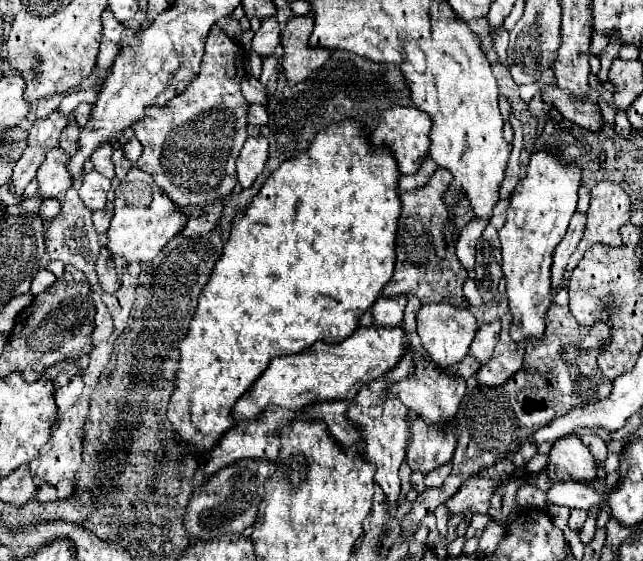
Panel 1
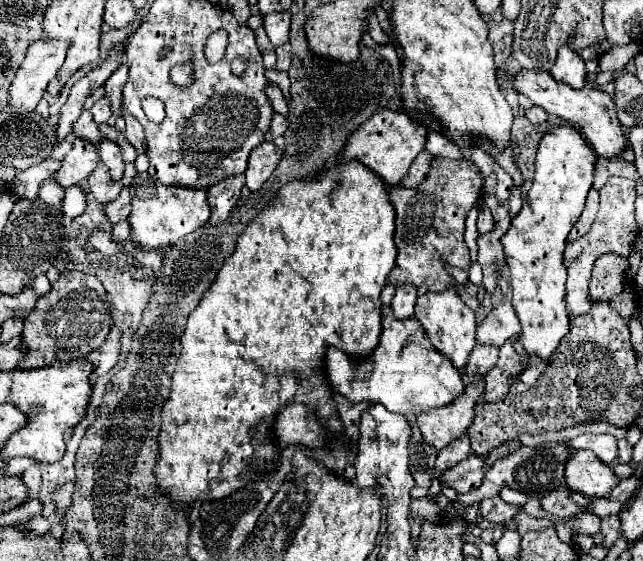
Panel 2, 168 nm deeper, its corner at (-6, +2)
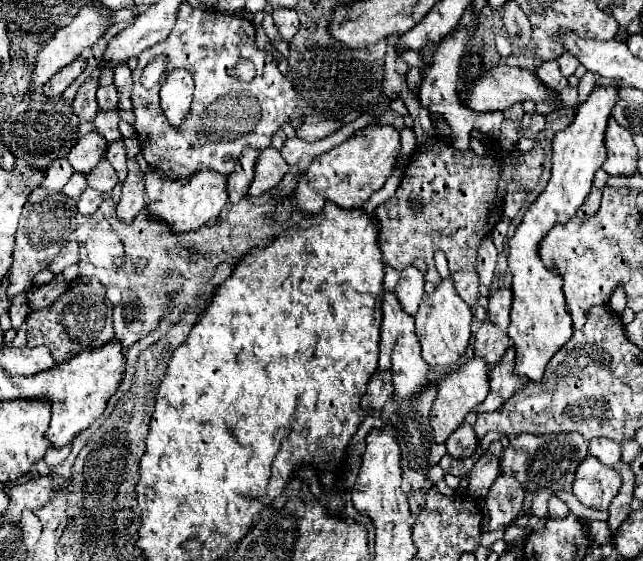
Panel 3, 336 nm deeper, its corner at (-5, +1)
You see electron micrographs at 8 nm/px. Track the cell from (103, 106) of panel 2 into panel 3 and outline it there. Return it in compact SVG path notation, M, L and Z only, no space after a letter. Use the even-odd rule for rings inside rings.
M115 85L99 87L97 105L99 105L99 111L113 111L117 107L117 89L115 89Z

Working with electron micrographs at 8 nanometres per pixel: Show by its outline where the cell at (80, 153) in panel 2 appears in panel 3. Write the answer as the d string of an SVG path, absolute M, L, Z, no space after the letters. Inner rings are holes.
M91 131L71 147L71 151L67 153L67 161L77 173L87 175L103 159L107 145L109 143L97 131Z

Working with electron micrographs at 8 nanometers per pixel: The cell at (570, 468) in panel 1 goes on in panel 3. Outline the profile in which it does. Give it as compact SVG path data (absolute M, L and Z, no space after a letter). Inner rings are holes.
M595 457L583 459L575 471L573 495L591 509L607 509L621 487L621 475Z

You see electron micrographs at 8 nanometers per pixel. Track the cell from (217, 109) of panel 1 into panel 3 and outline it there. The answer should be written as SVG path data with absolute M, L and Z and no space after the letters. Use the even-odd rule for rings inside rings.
M183 1L181 5L179 5L179 11L177 11L177 15L175 15L175 25L173 25L173 29L171 29L171 33L169 33L169 37L163 41L163 43L157 43L155 47L149 47L147 51L143 51L141 55L139 55L139 61L143 61L143 63L139 63L139 67L133 71L133 93L131 93L131 99L133 99L133 113L135 113L135 131L137 131L137 137L139 137L139 143L141 143L141 153L143 153L143 157L145 157L145 161L153 167L153 169L157 169L157 171L163 171L165 173L165 177L167 179L185 179L187 175L195 175L195 173L199 173L199 171L203 171L203 169L209 169L209 171L217 171L217 173L221 173L221 175L229 175L231 171L235 171L235 163L237 163L237 159L239 159L239 155L243 153L243 149L247 149L247 147L253 147L253 149L257 149L257 151L261 151L261 149L265 149L265 147L269 147L271 145L271 137L273 137L273 133L285 123L285 121L289 121L291 119L291 115L293 115L293 111L295 111L295 91L293 91L293 85L291 85L291 81L287 79L287 77L283 77L281 75L281 71L277 69L277 65L273 63L273 57L269 55L269 53L265 53L265 51L259 51L257 49L257 45L255 45L255 29L253 29L253 25L247 21L247 19L243 19L243 17L239 17L239 15L229 15L229 13L221 13L221 11L203 11L203 9L197 9L197 7L191 7L191 5L187 5L187 1ZM155 55L167 55L169 57L169 65L167 65L167 71L165 71L165 77L167 77L167 73L171 73L173 69L177 69L177 67L183 67L183 69L187 69L191 75L193 75L193 81L195 81L195 91L193 91L193 103L191 103L191 109L189 109L189 113L185 115L185 119L183 119L183 123L181 123L181 127L173 127L169 121L167 121L167 117L163 115L163 109L161 109L161 105L159 105L159 89L161 89L161 85L155 85L153 89L145 89L141 83L139 83L139 75L141 75L141 67L145 67L147 63L143 61L143 59L153 59ZM239 59L251 59L255 65L257 65L257 75L255 75L255 79L251 81L251 83L241 83L241 81L237 81L237 79L233 79L233 77L229 77L229 69L239 61Z

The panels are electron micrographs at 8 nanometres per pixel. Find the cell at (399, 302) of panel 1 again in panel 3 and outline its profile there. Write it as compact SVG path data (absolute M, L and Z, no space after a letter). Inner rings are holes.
M413 265L401 271L401 279L395 287L395 293L407 315L415 315L419 301L423 297L423 283L425 283L423 273L419 269L415 269Z

